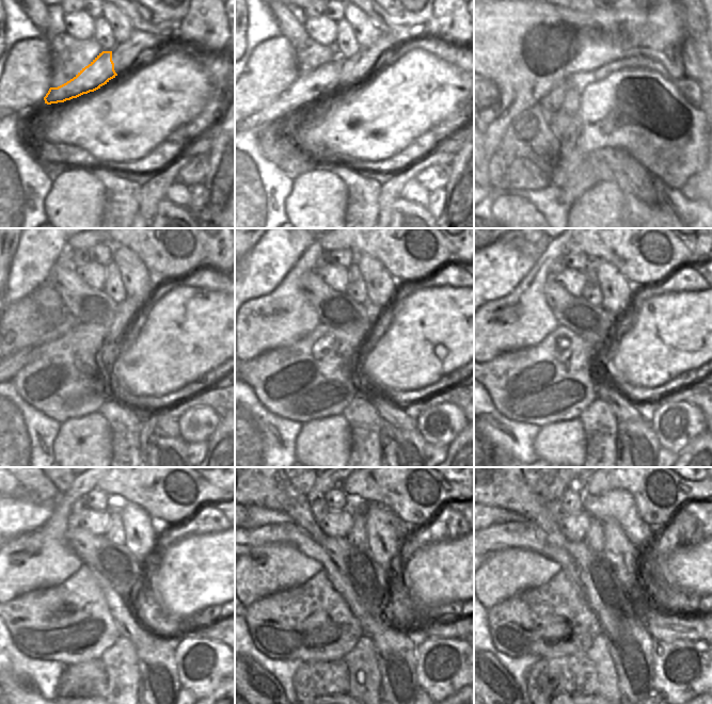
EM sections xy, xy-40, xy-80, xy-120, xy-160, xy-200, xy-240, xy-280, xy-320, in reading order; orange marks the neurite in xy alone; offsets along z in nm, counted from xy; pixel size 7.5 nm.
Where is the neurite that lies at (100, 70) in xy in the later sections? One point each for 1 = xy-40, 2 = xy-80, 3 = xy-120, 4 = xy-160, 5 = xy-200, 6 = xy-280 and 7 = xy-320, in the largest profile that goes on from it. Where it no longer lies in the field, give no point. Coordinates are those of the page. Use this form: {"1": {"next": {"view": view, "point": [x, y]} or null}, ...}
{"1": {"next": {"view": "xy-40", "point": [323, 80]}}, "2": {"next": {"view": "xy-80", "point": [556, 92]}}, "3": {"next": {"view": "xy-120", "point": [83, 338]}}, "4": {"next": {"view": "xy-160", "point": [323, 339]}}, "5": {"next": {"view": "xy-200", "point": [562, 339]}}, "6": {"next": {"view": "xy-280", "point": [320, 576]}}, "7": {"next": {"view": "xy-320", "point": [559, 577]}}}

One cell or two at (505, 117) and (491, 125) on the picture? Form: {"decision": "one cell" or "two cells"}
{"decision": "one cell"}

